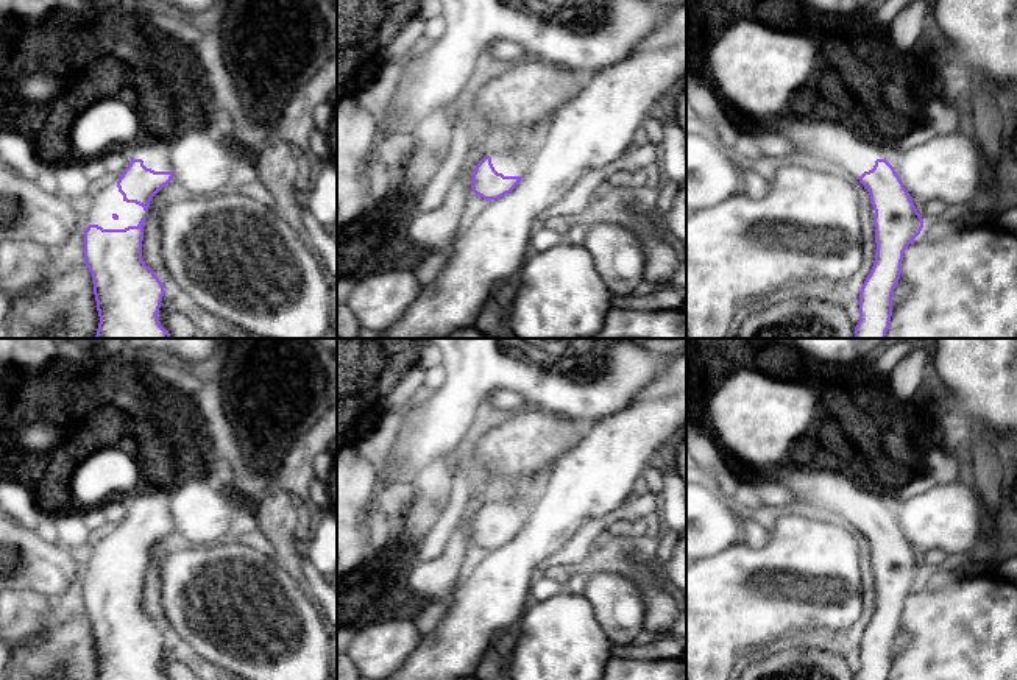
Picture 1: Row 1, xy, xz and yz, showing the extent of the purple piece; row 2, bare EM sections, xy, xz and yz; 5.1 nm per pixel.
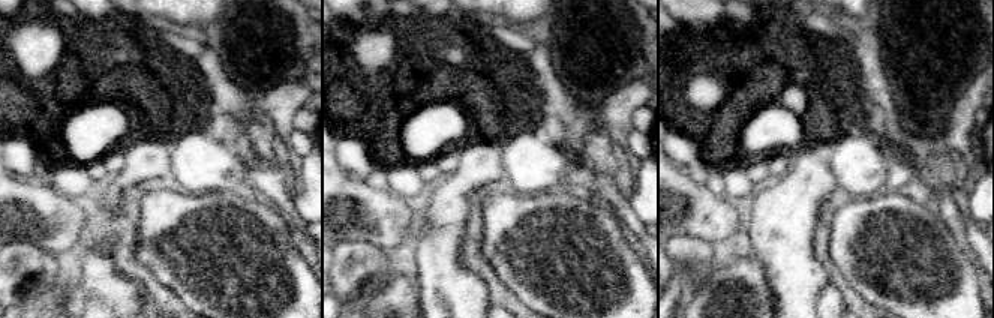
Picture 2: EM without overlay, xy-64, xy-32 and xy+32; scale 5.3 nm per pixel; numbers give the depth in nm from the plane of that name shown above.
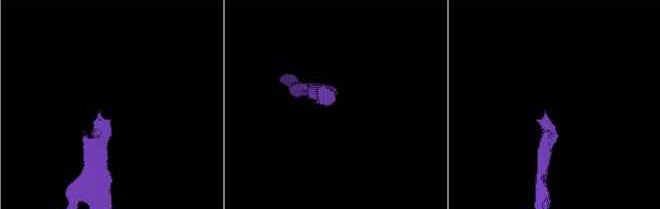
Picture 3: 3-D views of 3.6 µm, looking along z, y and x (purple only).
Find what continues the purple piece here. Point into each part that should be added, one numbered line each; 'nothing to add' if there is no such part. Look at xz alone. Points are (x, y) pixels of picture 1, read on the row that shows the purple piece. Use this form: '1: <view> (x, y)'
1: xz (510, 162)

